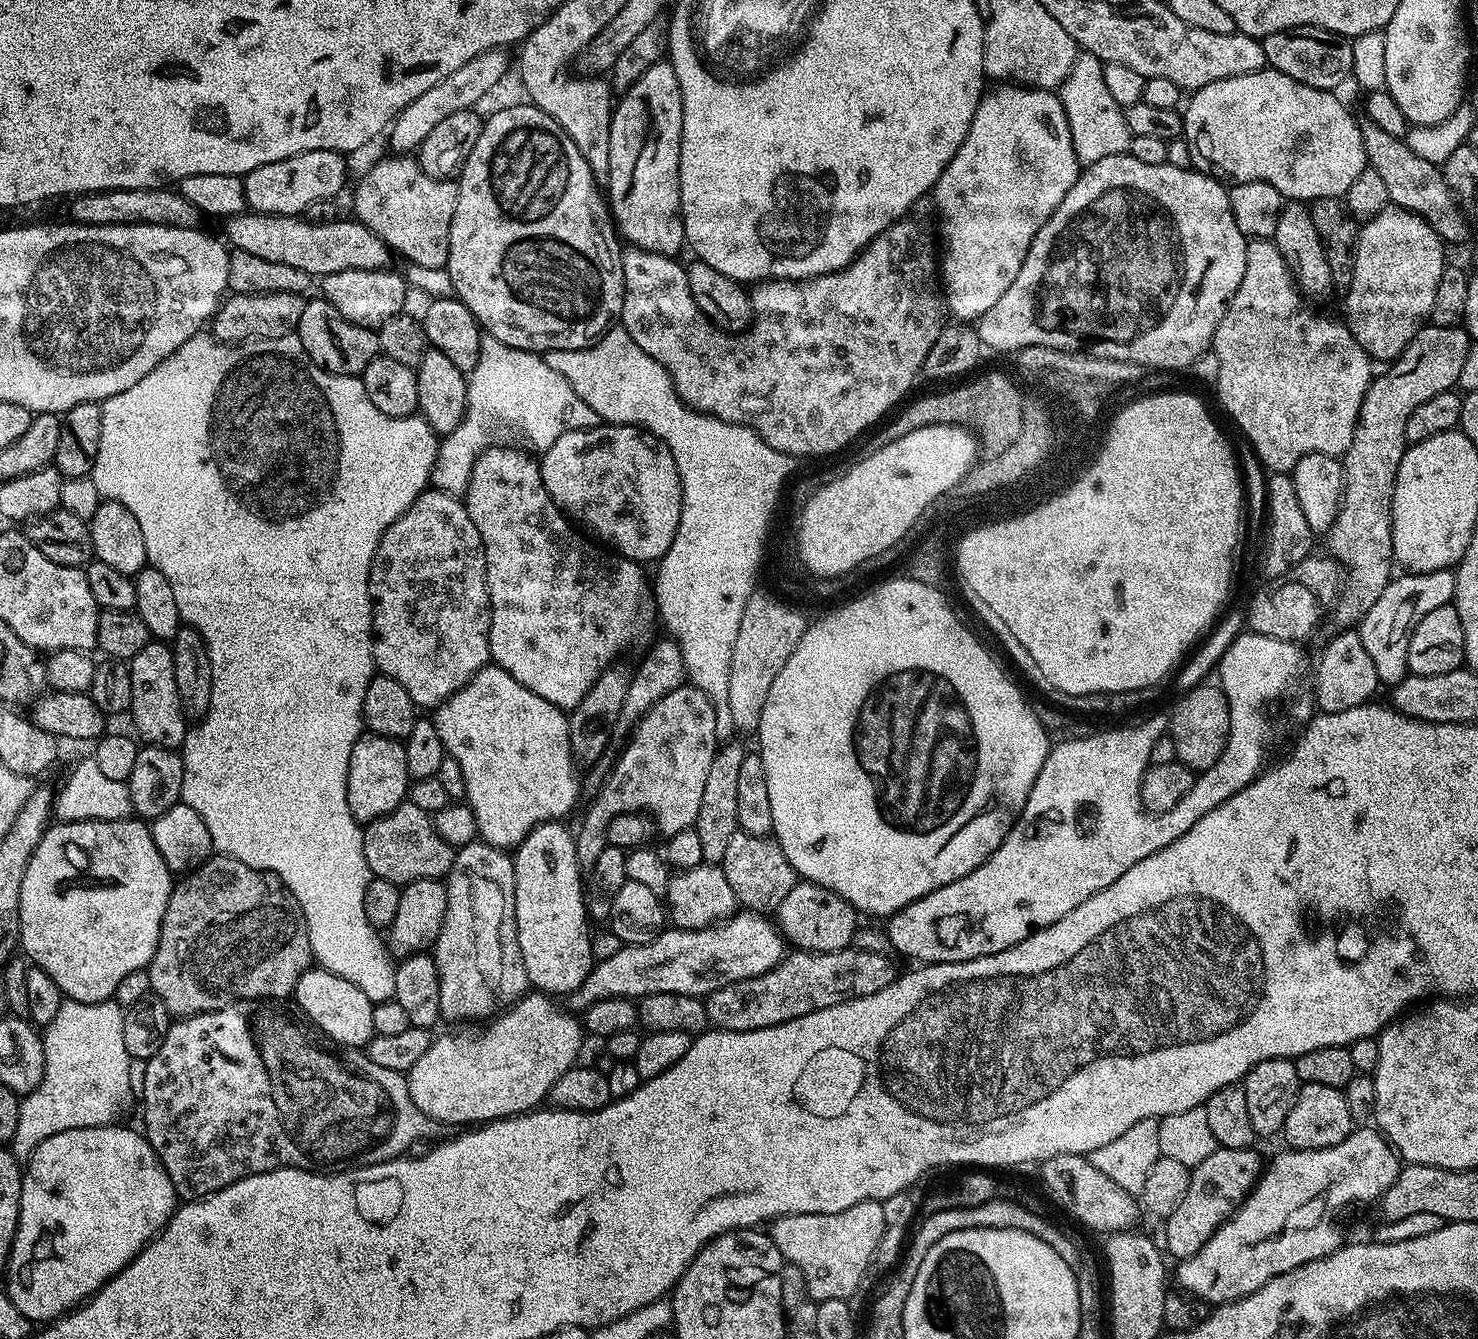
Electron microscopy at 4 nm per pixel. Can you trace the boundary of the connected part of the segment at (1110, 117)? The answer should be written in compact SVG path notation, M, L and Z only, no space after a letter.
M1077 55L1070 74L1058 89L1066 118L1070 122L1074 154L1084 166L1102 162L1102 158L1125 155L1132 146L1133 134L1126 126L1124 109L1114 102L1110 89L1106 87L1104 66L1104 61L1097 56Z

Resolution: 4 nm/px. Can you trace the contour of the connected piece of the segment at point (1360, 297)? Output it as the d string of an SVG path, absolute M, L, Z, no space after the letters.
M1389 206L1372 220L1363 221L1356 237L1356 257L1354 258L1354 278L1343 297L1344 308L1348 311L1346 323L1354 334L1357 344L1361 344L1373 361L1391 362L1402 355L1408 343L1413 340L1426 321L1431 317L1434 294L1438 282L1442 282L1445 241L1418 214L1405 208Z

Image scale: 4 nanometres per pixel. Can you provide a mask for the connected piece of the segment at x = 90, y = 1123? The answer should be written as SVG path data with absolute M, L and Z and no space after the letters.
M65 999L58 1010L58 1018L43 1029L44 1073L42 1082L34 1091L27 1093L20 1101L18 1130L11 1142L12 1153L24 1162L33 1150L46 1142L54 1134L62 1134L75 1128L100 1128L103 1124L113 1123L116 1115L128 1104L132 1096L132 1067L134 1061L126 1050L122 1039L124 1009L115 1002L103 1004L84 1004L74 1006L74 1000Z

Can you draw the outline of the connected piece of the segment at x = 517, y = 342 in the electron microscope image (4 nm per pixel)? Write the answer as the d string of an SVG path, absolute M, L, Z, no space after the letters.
M531 102L523 103L512 104L509 108L500 108L492 117L489 115L485 119L482 134L478 134L478 142L474 142L474 150L470 150L464 167L458 173L460 189L458 202L454 206L454 218L450 222L450 254L446 275L452 283L451 291L456 299L461 300L468 307L470 314L474 314L481 329L498 342L511 348L537 354L554 350L582 350L595 344L610 326L619 321L624 301L624 275L620 261L622 244L618 239L610 209L602 195L601 185L590 170L582 150L574 146L570 134L566 134L566 130L562 130L562 126L558 126L558 122L550 118L550 114L546 114Z

